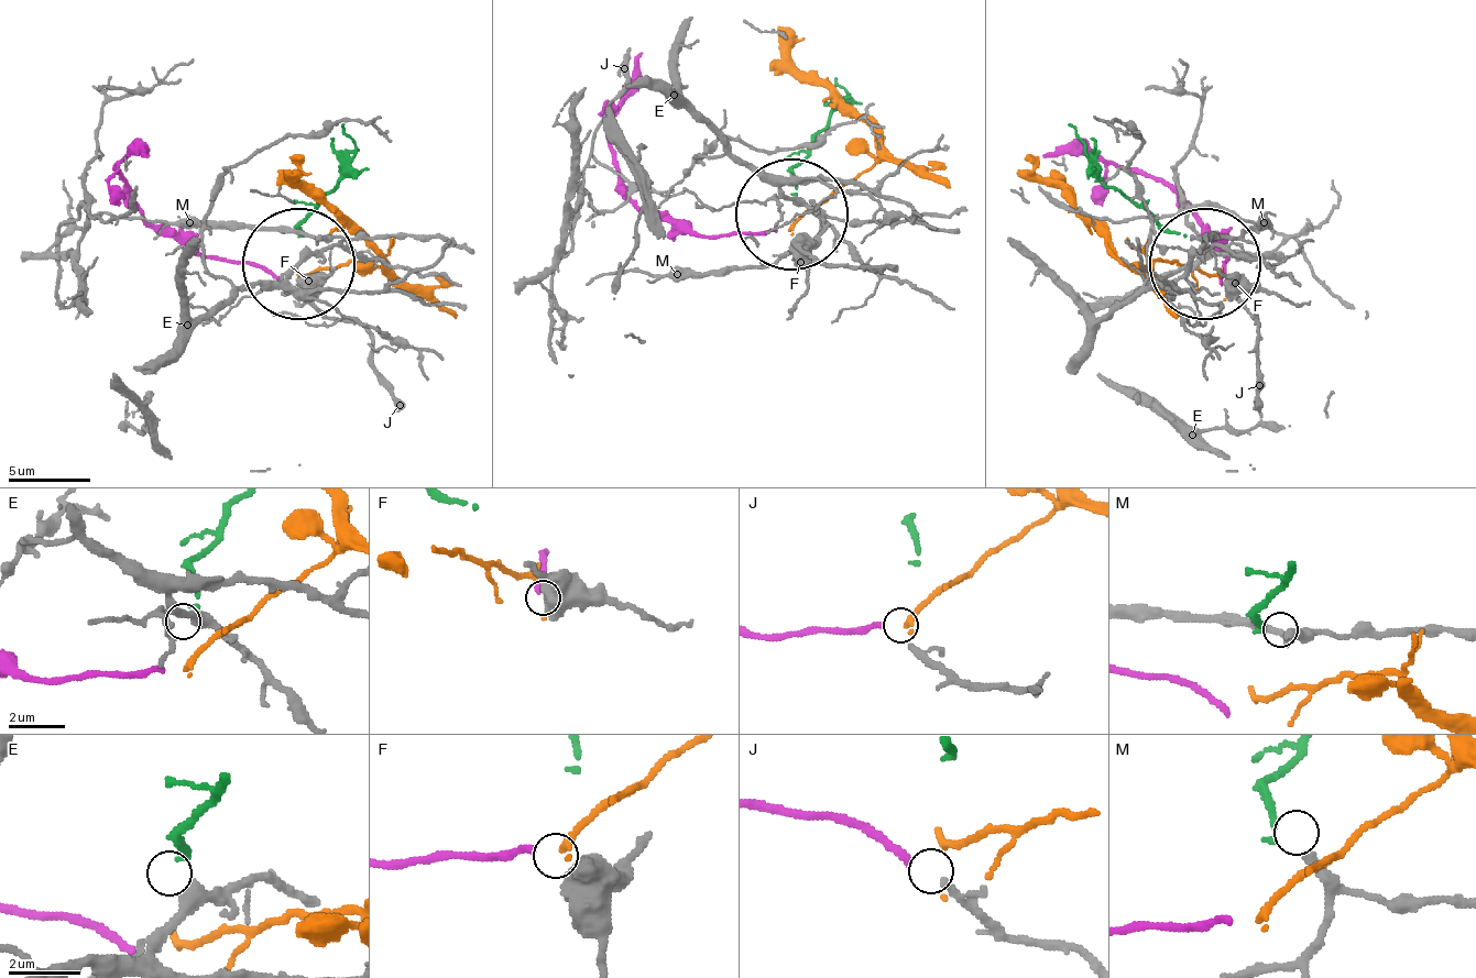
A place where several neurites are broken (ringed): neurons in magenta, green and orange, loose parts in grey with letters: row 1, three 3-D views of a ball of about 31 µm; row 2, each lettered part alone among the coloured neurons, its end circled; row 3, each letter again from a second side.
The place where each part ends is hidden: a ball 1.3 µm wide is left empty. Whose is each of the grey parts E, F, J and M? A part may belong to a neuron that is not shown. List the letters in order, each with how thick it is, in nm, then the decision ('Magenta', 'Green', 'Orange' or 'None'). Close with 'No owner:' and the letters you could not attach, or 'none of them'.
E: Thickness 360 nm. None
F: Thickness 800 nm. Magenta
J: Thickness 160 nm. None
M: Thickness 280 nm. None
No owner: E, J, M

